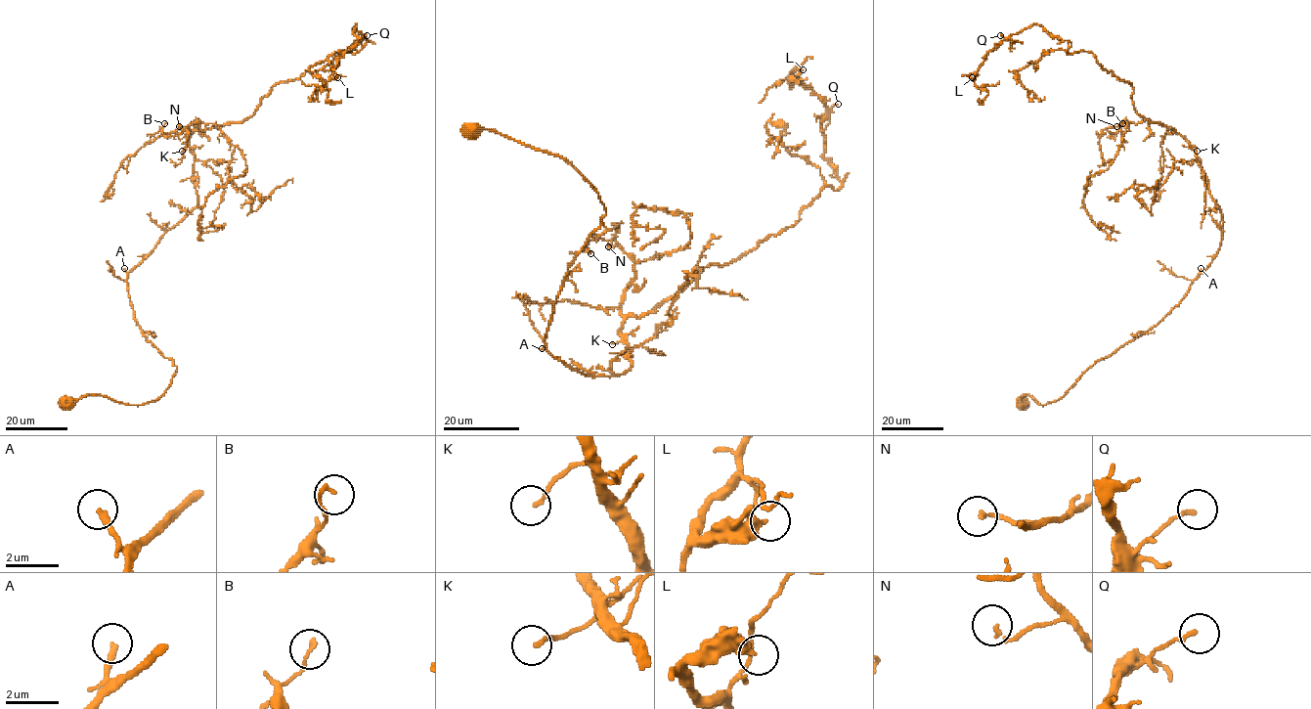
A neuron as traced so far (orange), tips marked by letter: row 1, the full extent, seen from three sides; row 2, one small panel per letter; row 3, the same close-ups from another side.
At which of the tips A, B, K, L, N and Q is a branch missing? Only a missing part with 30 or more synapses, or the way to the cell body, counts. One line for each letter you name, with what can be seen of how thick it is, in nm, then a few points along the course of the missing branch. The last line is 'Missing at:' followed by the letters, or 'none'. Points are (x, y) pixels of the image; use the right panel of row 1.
Missing at: none

